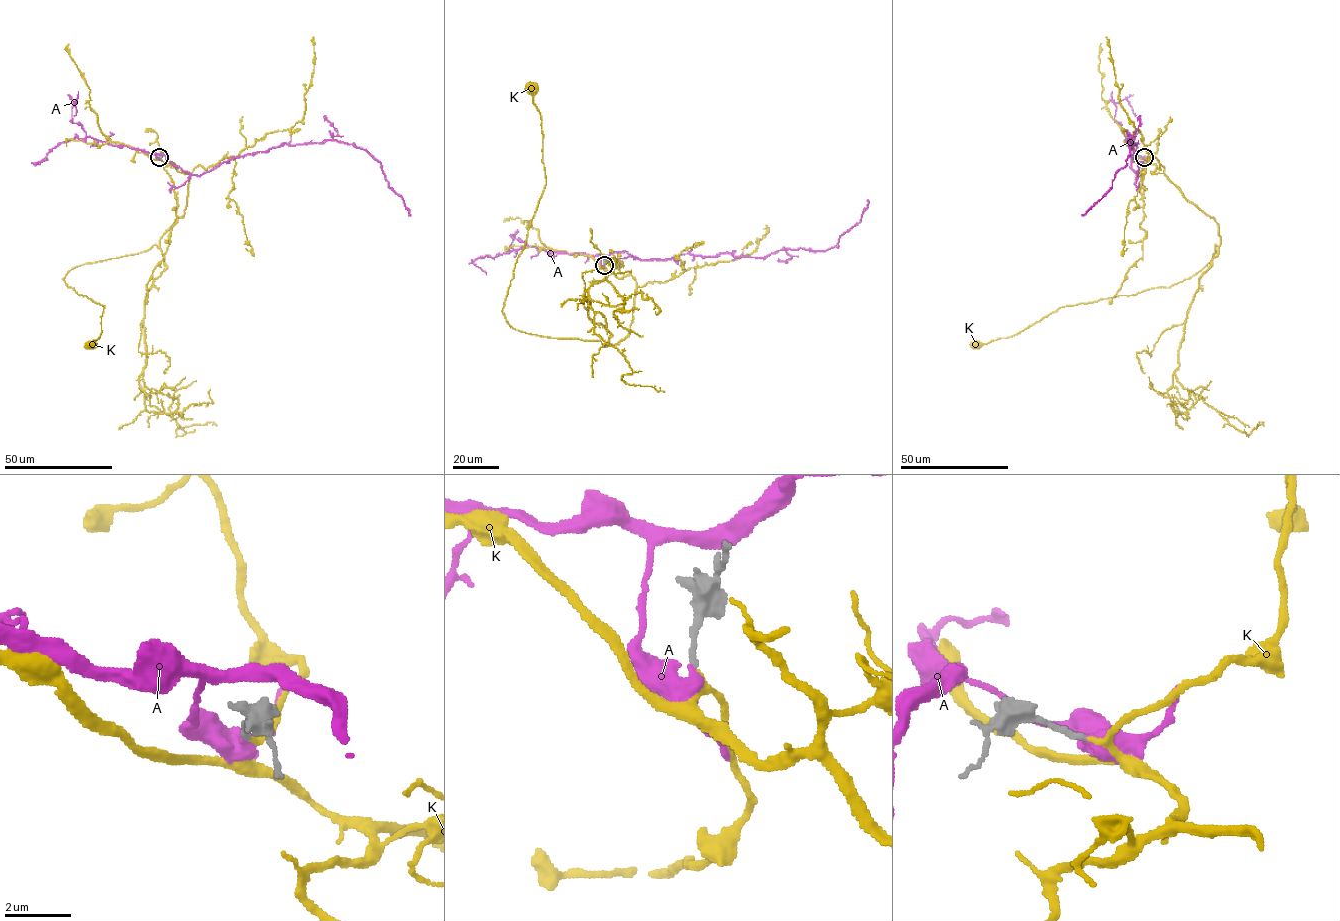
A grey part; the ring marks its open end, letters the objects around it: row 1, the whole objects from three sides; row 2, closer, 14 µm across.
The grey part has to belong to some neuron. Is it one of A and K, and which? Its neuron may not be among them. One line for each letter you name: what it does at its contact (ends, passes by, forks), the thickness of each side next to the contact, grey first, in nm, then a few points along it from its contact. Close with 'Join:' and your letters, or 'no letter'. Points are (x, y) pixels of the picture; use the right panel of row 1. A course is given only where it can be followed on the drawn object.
K: it passes by; calibres 160 and 150 nm; course (1144, 158), (1217, 224), (1220, 245), (1211, 260), (1167, 288), (1059, 307), (1014, 335), (975, 345)
Join: K

